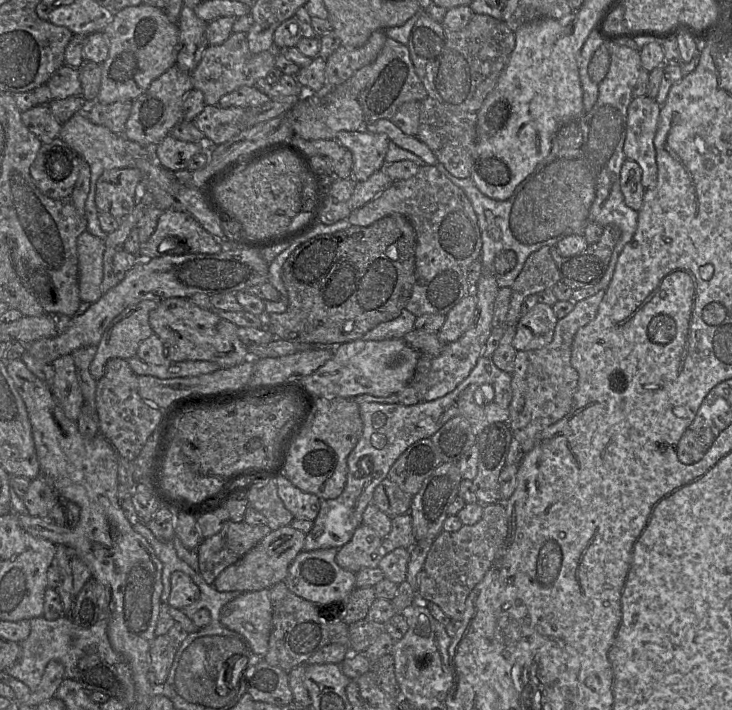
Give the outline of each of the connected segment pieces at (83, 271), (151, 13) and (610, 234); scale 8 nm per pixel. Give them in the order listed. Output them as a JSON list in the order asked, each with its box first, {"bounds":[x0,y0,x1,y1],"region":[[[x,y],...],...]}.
[{"bounds":[77,231,105,302],"region":[[[84,231],[77,238],[78,287],[81,302],[98,301],[102,294],[105,241]]]},{"bounds":[97,3,179,104],"region":[[[145,3],[125,7],[114,14],[103,32],[109,41],[109,56],[102,63],[101,87],[97,96],[97,101],[102,104],[134,101],[155,79],[176,65],[179,27],[159,7]]]},{"bounds":[550,224,621,290],"region":[[[614,224],[603,228],[603,233],[594,244],[583,252],[571,257],[559,254],[557,245],[550,247],[550,253],[556,263],[561,280],[573,290],[596,285],[604,276],[613,249],[621,237],[621,230]]]}]

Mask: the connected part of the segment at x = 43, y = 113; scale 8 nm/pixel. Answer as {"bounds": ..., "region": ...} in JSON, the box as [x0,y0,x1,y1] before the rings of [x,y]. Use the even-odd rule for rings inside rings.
{"bounds":[21,104,62,143],"region":[[[48,104],[37,105],[21,114],[22,122],[43,143],[59,137],[62,124],[52,115]]]}

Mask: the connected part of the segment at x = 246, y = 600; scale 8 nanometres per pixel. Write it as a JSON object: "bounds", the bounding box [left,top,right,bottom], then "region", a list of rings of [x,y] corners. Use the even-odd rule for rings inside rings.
{"bounds":[220,589,272,657],"region":[[[270,589],[242,592],[222,608],[220,622],[237,632],[253,653],[264,657],[272,624]]]}

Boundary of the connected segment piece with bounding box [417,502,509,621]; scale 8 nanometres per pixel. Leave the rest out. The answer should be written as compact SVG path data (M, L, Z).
M505 502L485 505L482 518L473 525L463 525L454 532L441 531L434 539L419 575L418 597L437 604L450 620L461 621L470 593L491 568L508 534Z

